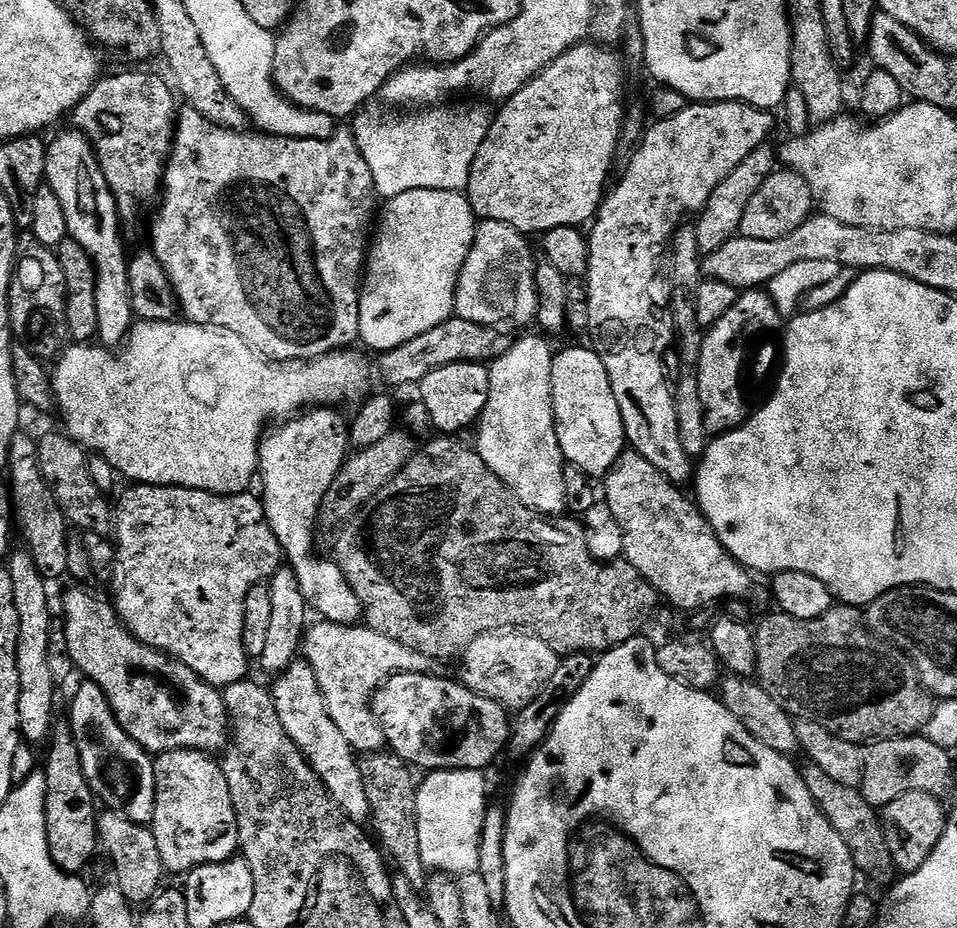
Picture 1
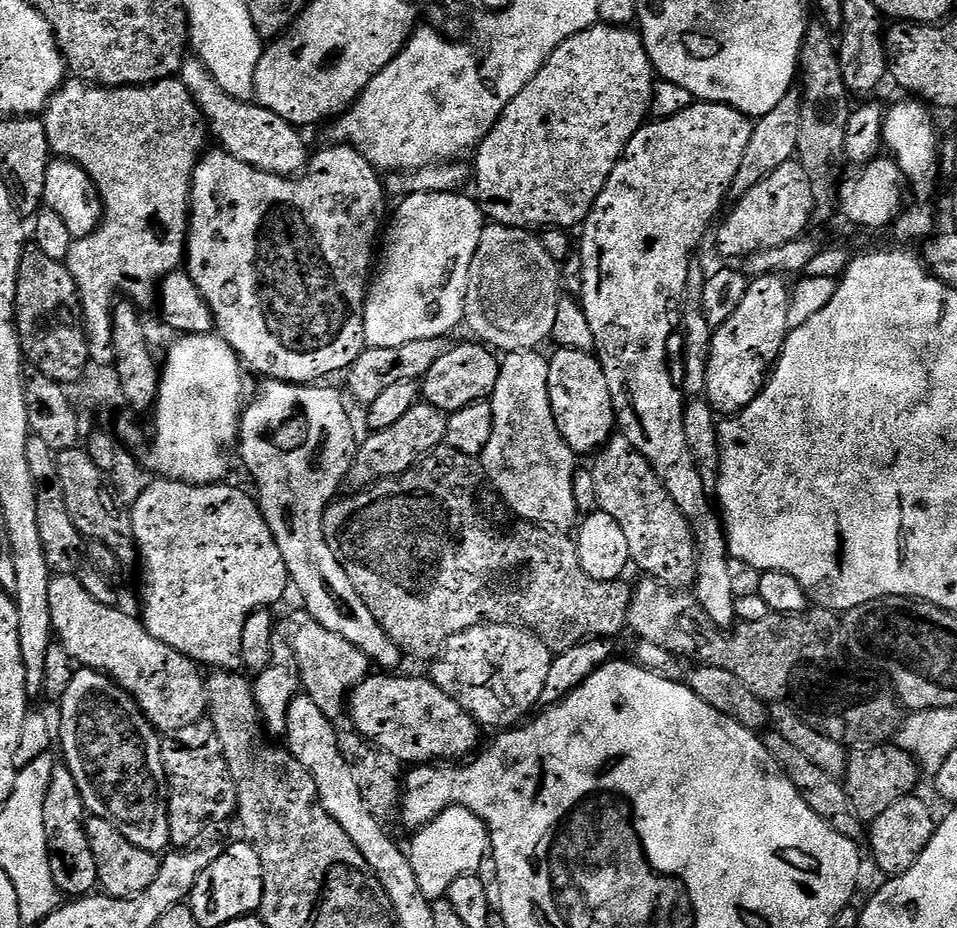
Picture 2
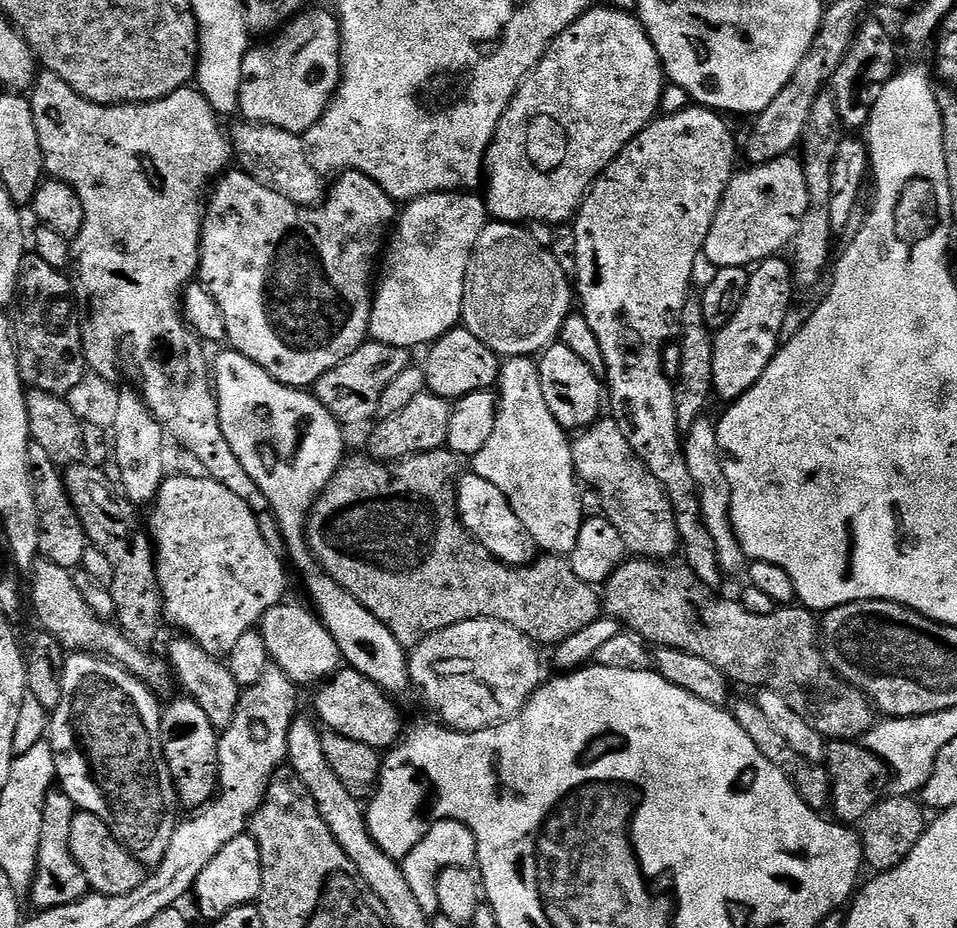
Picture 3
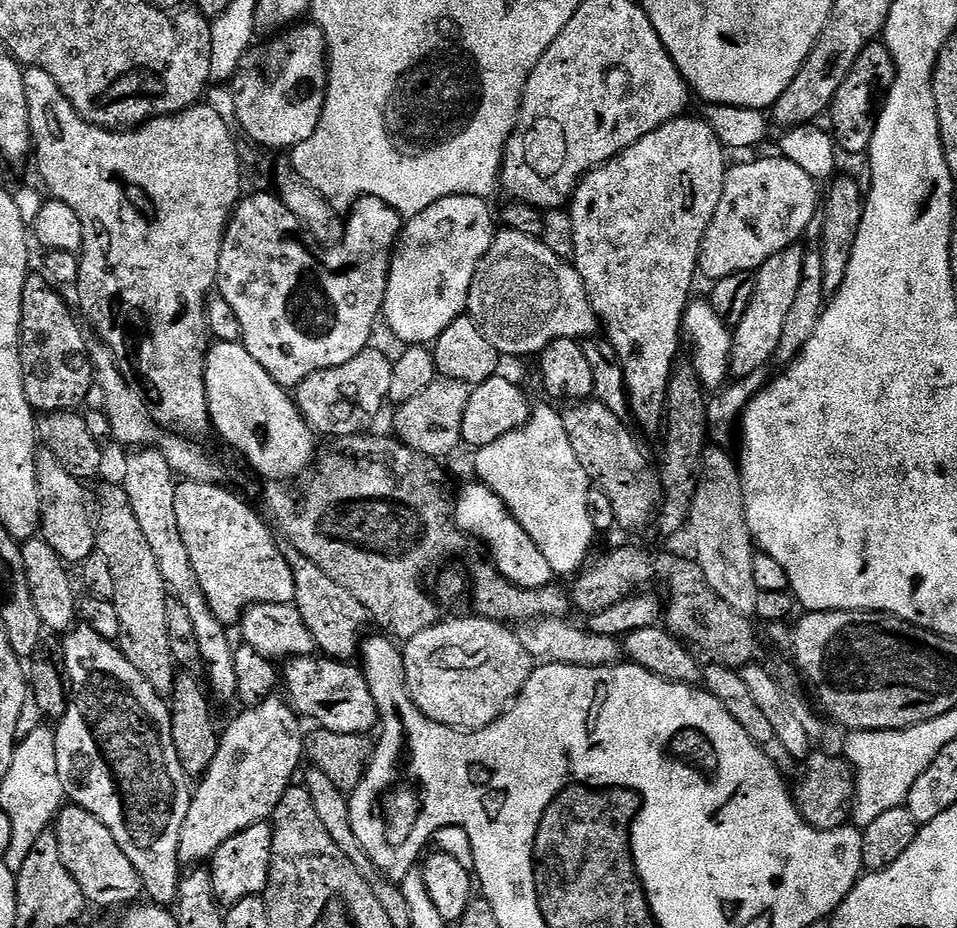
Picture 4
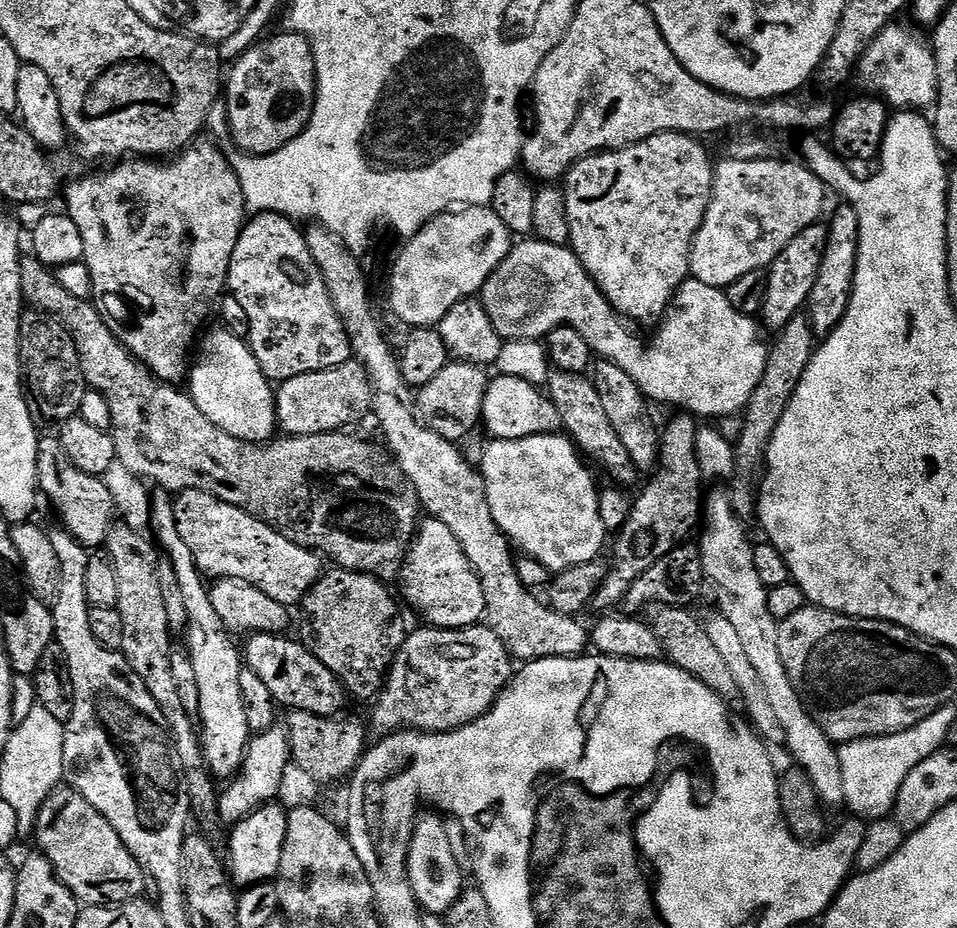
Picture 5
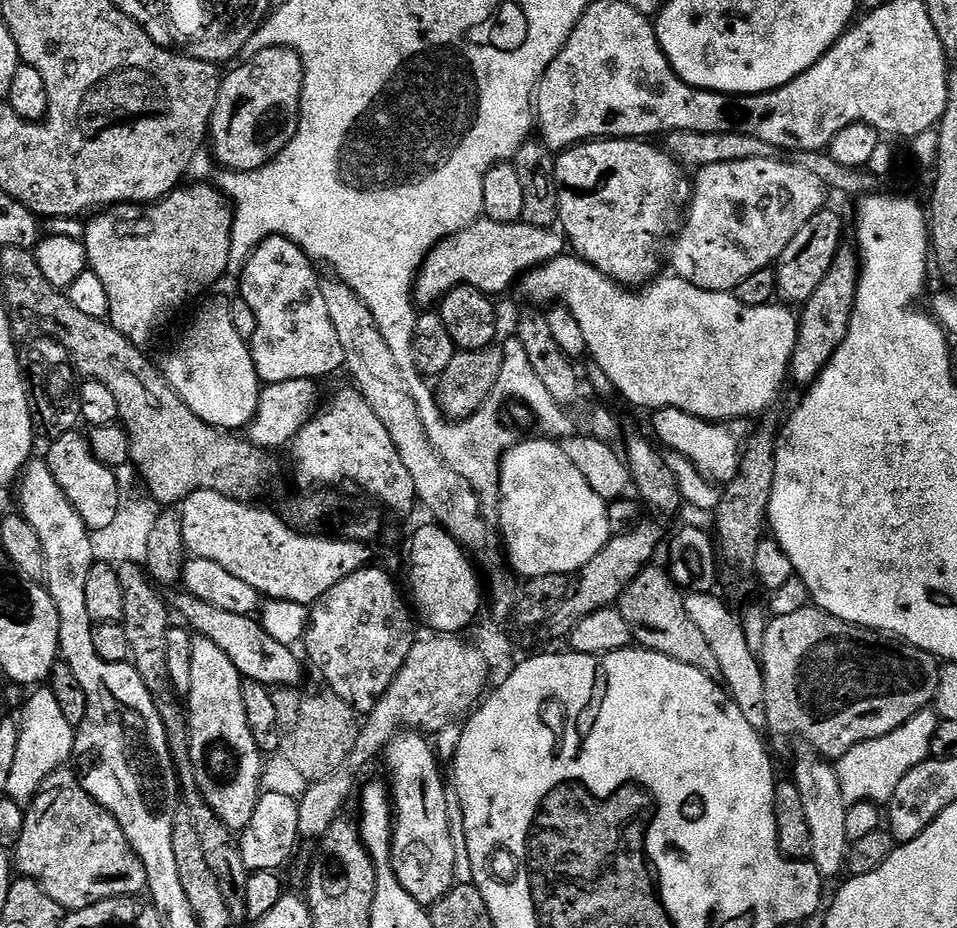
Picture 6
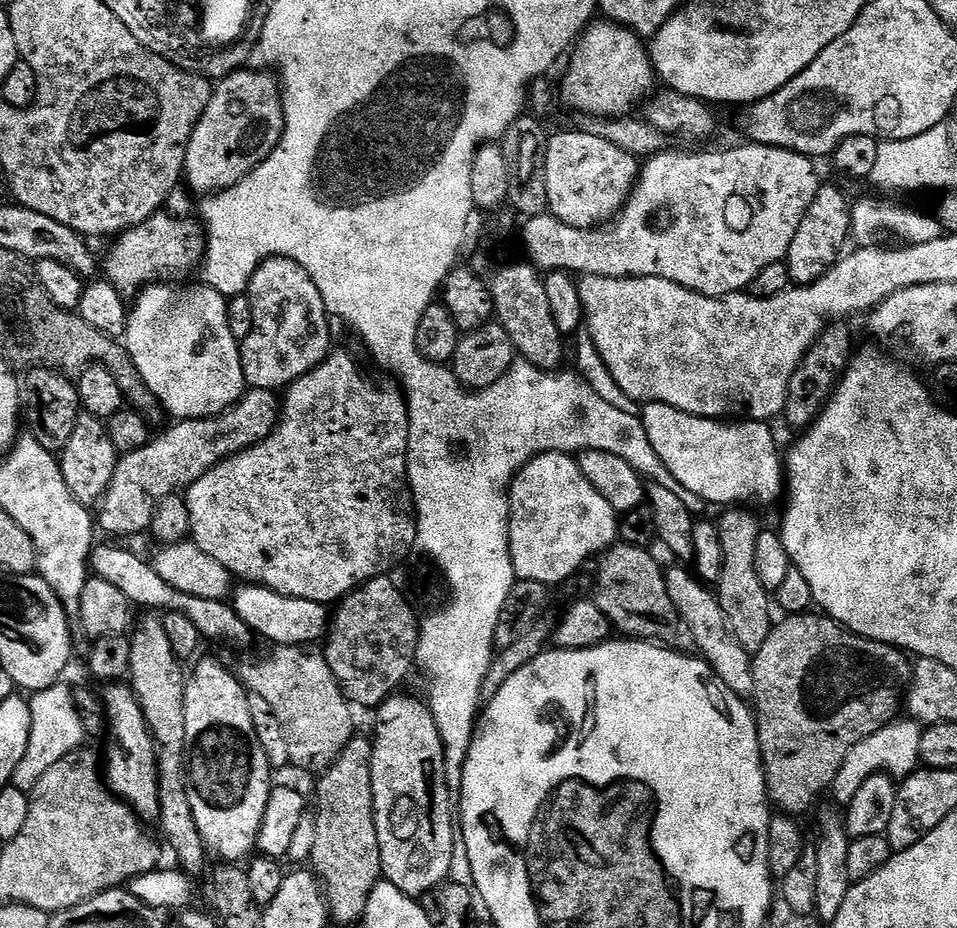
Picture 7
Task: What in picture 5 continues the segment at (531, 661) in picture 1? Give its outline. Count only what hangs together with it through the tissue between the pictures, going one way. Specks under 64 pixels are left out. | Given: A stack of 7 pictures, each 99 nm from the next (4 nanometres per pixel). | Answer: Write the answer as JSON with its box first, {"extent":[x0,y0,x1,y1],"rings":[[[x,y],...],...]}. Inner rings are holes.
{"extent":[370,626,514,738],"rings":[[[431,626],[423,627],[424,628],[418,629],[417,632],[412,630],[407,633],[404,645],[398,650],[395,660],[392,661],[387,679],[384,681],[383,689],[374,704],[376,709],[372,712],[372,724],[370,720],[370,732],[373,737],[383,738],[392,735],[393,732],[402,732],[405,730],[415,730],[417,732],[453,732],[455,728],[461,728],[485,716],[485,714],[496,705],[497,698],[500,697],[501,692],[507,689],[514,675],[514,667],[512,668],[514,658],[508,653],[506,646],[502,646],[502,638],[498,638],[498,634],[494,634],[494,630],[490,630],[487,626],[464,629],[440,629]]]}

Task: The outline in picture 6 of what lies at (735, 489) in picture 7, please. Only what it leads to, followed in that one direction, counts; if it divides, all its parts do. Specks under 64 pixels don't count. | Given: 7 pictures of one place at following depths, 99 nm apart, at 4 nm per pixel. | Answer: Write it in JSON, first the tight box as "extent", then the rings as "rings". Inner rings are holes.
{"extent":[651,408,751,482],"rings":[[[659,408],[651,416],[657,436],[681,457],[691,461],[704,475],[716,482],[727,482],[739,475],[740,456],[751,435],[747,419],[715,422],[700,419],[677,408]]]}

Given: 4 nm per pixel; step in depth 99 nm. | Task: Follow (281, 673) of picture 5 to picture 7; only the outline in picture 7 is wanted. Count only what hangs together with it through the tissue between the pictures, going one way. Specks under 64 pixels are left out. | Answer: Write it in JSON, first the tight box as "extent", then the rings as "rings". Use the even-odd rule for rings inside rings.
{"extent":[90,543,254,648],"rings":[[[97,543],[90,555],[91,571],[117,590],[126,594],[128,603],[140,610],[155,610],[157,613],[177,612],[190,618],[194,626],[198,626],[198,634],[205,640],[213,640],[216,644],[225,644],[228,648],[244,648],[251,640],[254,633],[248,628],[242,618],[236,616],[231,603],[210,598],[198,598],[194,594],[182,594],[182,590],[174,590],[157,575],[155,567],[148,564],[136,552],[128,548],[111,548],[108,544]]]}

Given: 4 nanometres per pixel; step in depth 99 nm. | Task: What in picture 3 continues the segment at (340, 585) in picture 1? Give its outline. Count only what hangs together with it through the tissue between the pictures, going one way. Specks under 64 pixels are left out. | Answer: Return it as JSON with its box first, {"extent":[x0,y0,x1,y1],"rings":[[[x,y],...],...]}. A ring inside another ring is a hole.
{"extent":[214,351,410,694],"rings":[[[227,351],[214,360],[214,391],[220,407],[220,429],[226,442],[230,442],[230,450],[234,450],[238,462],[242,462],[242,470],[246,470],[246,474],[258,482],[258,490],[266,494],[266,502],[272,507],[284,539],[287,559],[290,564],[292,559],[293,566],[304,572],[314,564],[312,550],[308,546],[308,517],[312,514],[316,497],[335,478],[336,471],[346,459],[345,429],[311,391],[279,384],[274,377],[266,374],[266,370],[262,370],[262,366],[241,352]],[[315,570],[308,576],[308,592],[312,595],[311,603],[319,618],[330,630],[334,642],[338,642],[340,655],[347,667],[353,668],[358,674],[370,678],[389,694],[404,692],[410,688],[410,677],[408,674],[409,653],[390,634],[390,630],[358,598],[351,596],[334,578],[323,570]]]}

